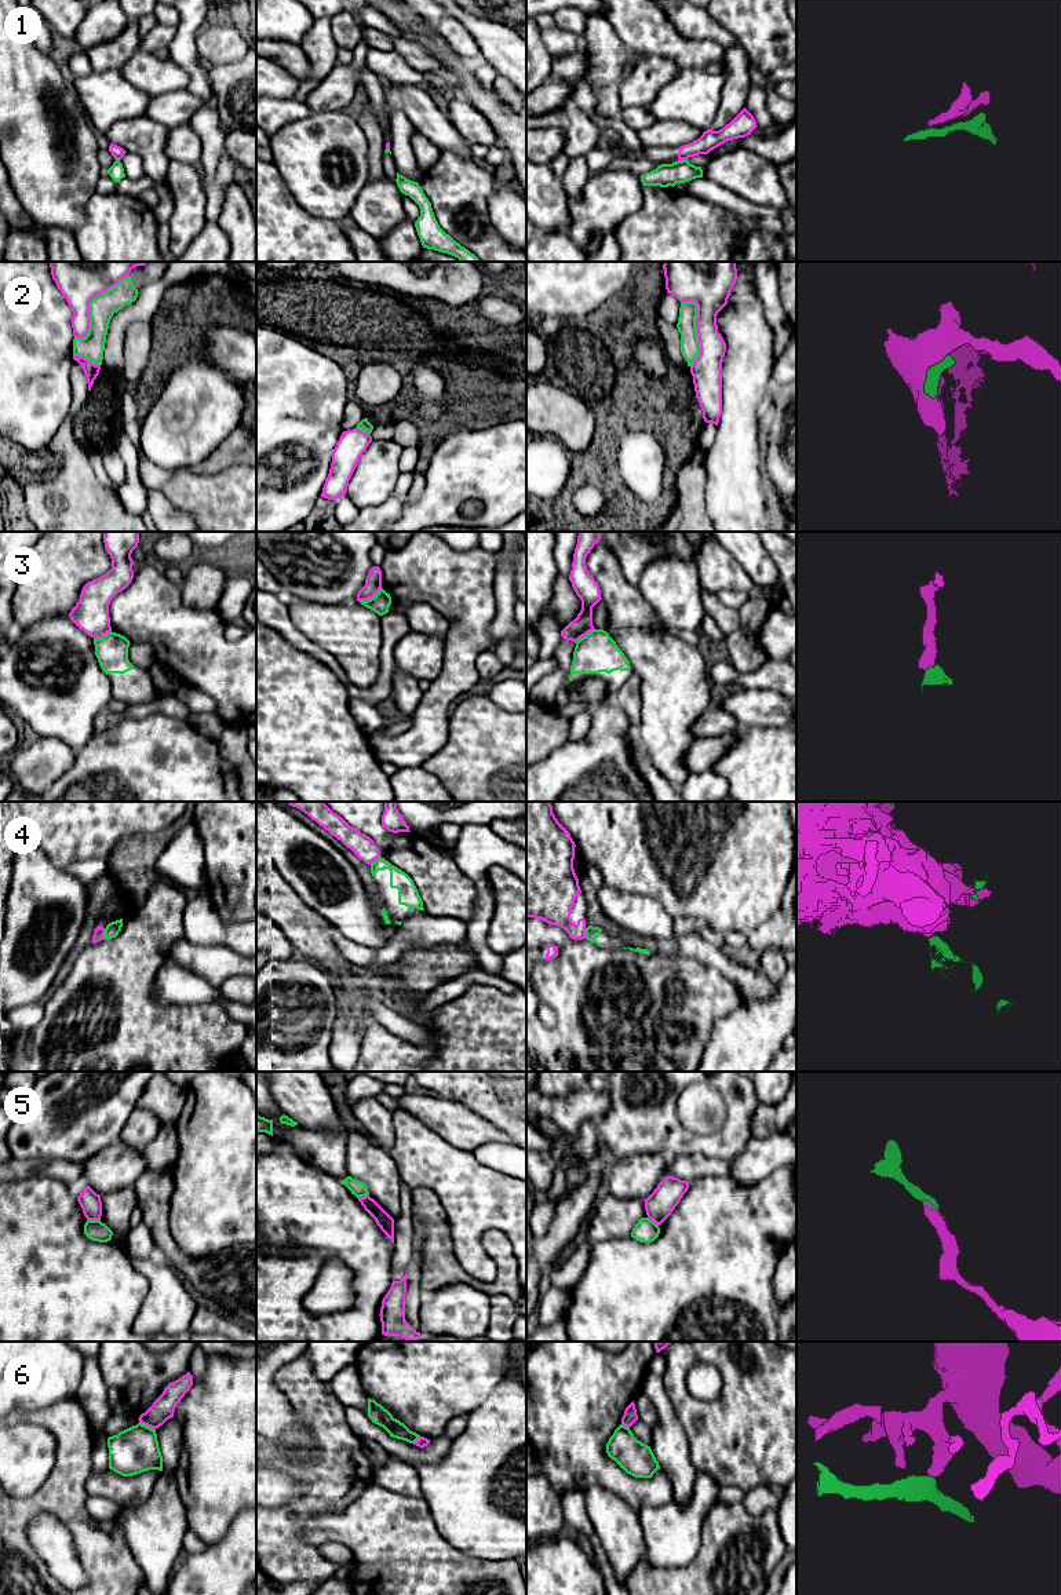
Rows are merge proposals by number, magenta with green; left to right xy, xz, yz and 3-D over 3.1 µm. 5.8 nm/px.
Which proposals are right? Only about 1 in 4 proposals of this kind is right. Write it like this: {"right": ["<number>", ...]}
{"right": []}

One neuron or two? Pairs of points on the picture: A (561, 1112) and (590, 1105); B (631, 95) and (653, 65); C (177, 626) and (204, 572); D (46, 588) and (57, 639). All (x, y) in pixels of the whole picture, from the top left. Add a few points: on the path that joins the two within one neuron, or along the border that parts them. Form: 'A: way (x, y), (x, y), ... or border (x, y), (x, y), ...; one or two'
A: way (568, 1112), (583, 1105); one
B: way (638, 88), (653, 72); one
C: border (194, 608), (215, 609); two
D: border (68, 614), (43, 617), (21, 630); two

